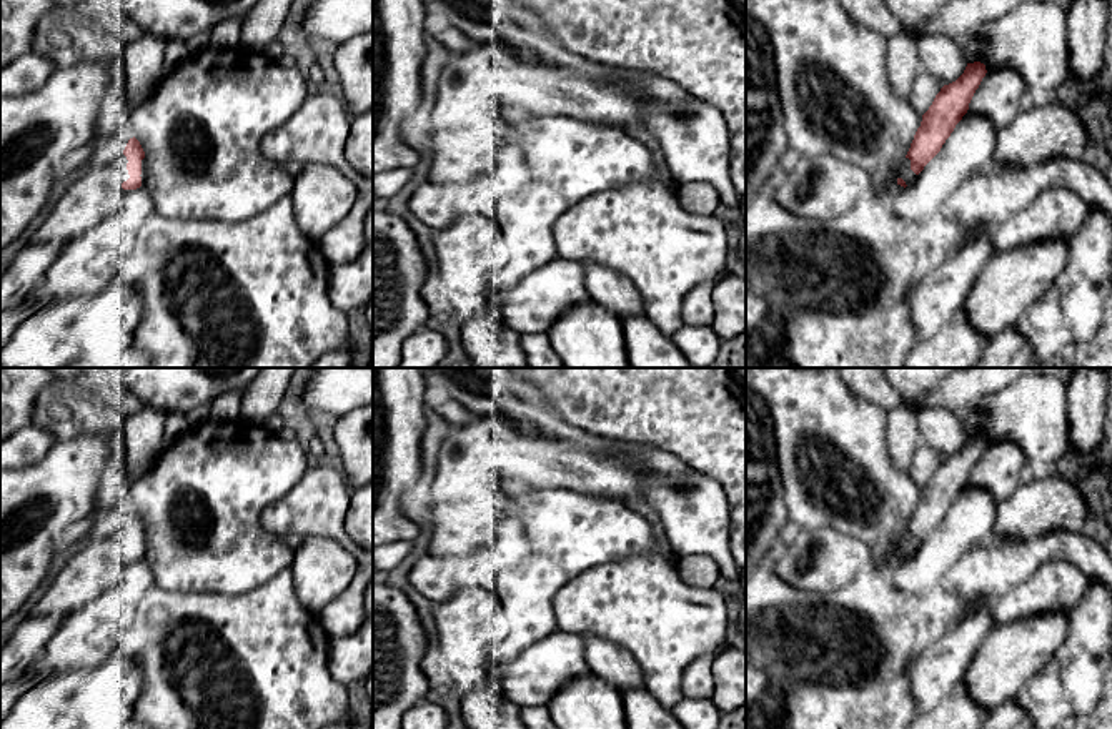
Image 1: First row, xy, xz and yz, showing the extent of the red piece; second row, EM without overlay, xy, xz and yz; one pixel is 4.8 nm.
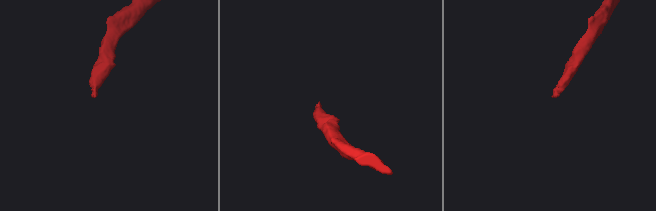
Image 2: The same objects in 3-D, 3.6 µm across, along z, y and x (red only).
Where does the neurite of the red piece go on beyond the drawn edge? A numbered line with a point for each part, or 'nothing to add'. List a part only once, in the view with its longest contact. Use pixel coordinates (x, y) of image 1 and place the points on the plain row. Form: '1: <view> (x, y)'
nothing to add

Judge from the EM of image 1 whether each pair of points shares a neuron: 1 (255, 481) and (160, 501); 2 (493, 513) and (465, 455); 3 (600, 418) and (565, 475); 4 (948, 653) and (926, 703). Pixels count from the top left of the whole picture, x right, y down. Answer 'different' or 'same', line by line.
1: same
2: different
3: different
4: same

